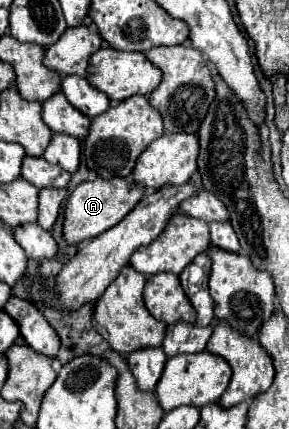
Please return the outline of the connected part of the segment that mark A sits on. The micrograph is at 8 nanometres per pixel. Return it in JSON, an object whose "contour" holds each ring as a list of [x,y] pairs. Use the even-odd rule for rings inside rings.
{"contour":[[[110,178],[110,180],[94,180],[94,182],[82,182],[76,186],[76,190],[70,194],[70,198],[64,204],[64,224],[62,224],[62,236],[66,244],[78,246],[84,240],[90,240],[104,230],[118,224],[142,198],[144,190],[138,190],[134,182],[128,182],[124,178]]]}

